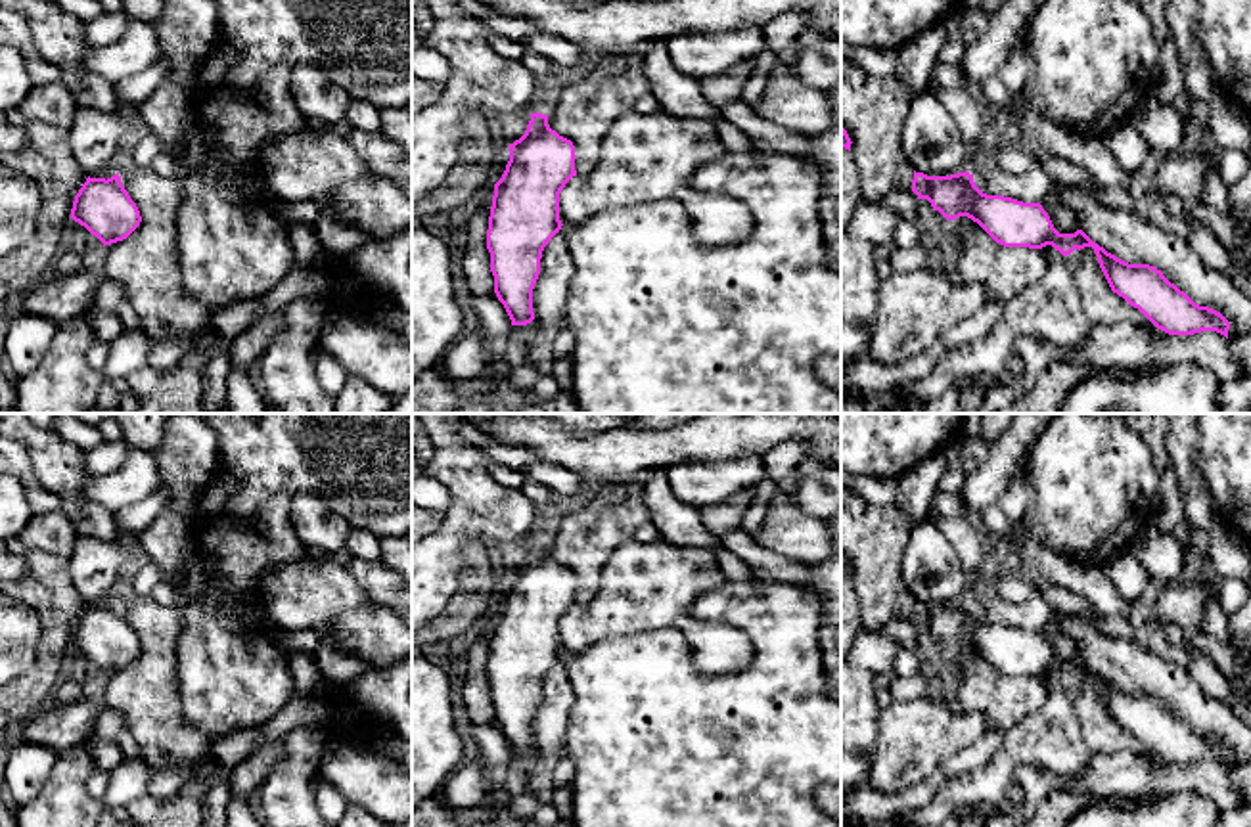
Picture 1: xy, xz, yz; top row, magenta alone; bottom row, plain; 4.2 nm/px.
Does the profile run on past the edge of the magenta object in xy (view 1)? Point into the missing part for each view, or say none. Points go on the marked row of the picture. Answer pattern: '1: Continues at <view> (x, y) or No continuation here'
1: No continuation here

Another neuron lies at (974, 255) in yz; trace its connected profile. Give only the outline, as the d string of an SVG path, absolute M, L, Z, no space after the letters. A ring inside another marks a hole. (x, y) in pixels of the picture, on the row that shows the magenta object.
M967 216L948 220L941 241L958 281L983 285L987 302L1010 301L1048 270L1040 249L1004 247Z

